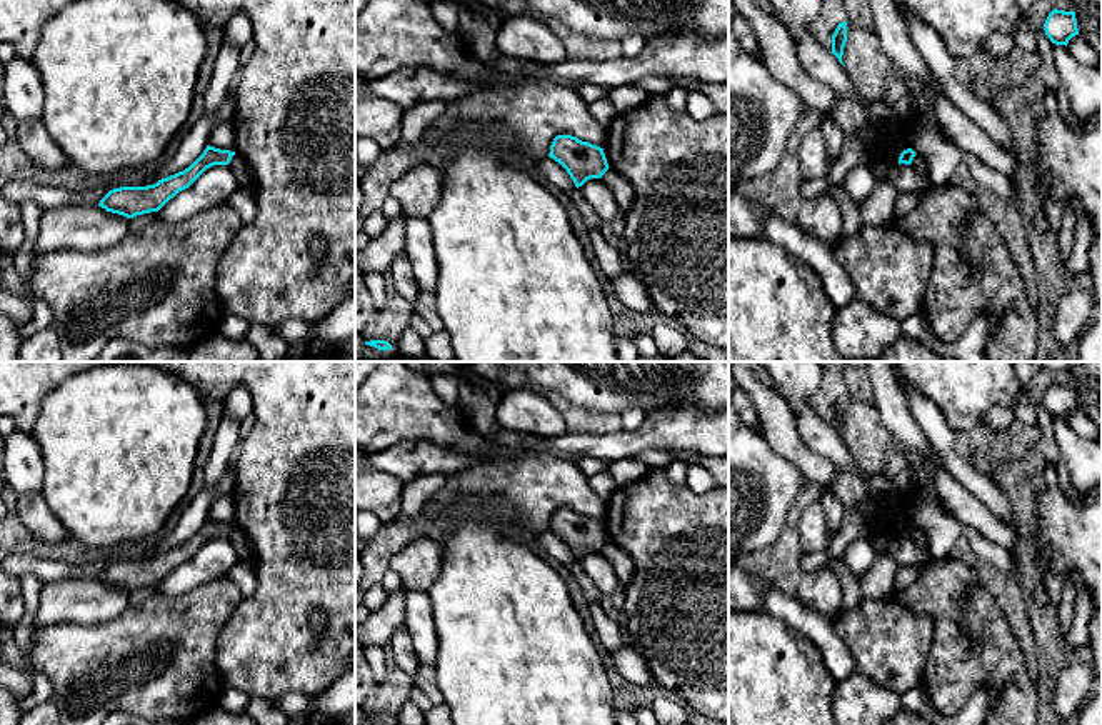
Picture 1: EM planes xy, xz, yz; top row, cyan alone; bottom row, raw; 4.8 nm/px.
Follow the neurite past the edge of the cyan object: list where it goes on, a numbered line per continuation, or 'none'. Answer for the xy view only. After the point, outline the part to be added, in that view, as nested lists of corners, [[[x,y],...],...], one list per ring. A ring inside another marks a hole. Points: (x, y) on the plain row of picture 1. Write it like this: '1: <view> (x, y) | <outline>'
none

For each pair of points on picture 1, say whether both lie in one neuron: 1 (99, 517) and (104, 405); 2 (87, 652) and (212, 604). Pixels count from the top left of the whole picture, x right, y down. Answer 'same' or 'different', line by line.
1: same
2: same

